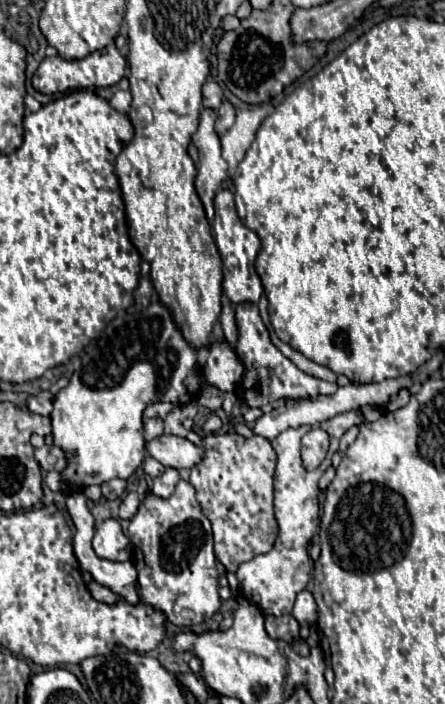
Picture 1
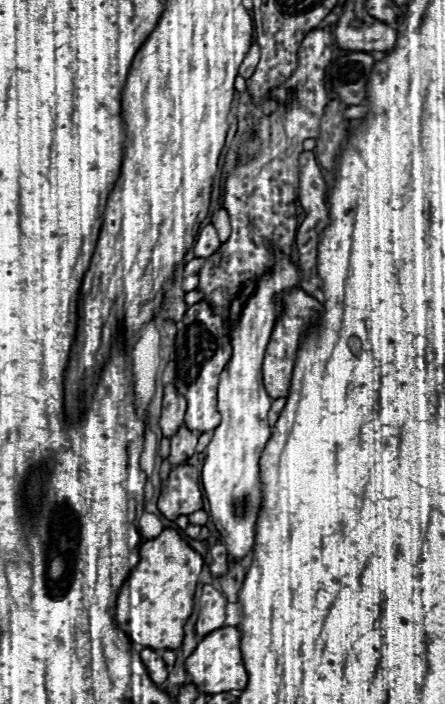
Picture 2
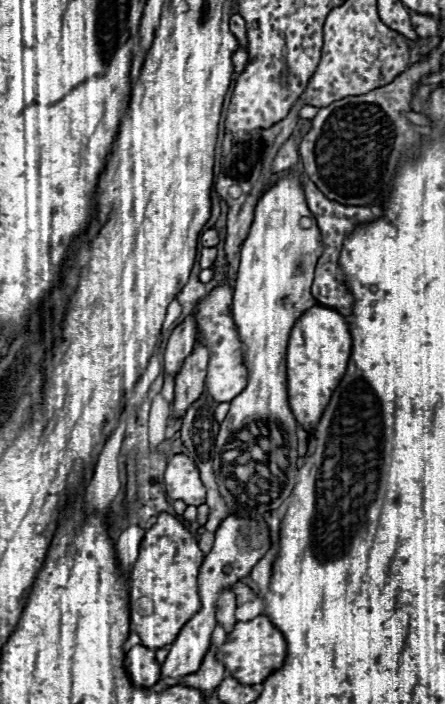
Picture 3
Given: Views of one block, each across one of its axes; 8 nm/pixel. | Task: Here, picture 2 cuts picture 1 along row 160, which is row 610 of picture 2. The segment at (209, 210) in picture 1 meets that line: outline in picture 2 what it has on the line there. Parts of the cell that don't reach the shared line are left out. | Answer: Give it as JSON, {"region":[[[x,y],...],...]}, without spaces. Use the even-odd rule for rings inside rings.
{"region":[[[208,584],[202,588],[200,596],[200,616],[196,622],[196,634],[206,636],[208,632],[214,632],[224,626],[226,620],[226,604],[222,592],[216,588],[208,588]]]}

